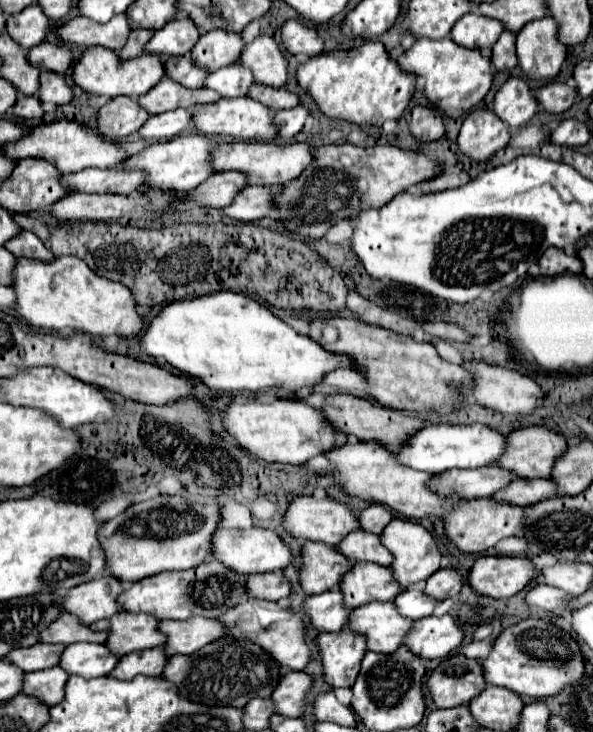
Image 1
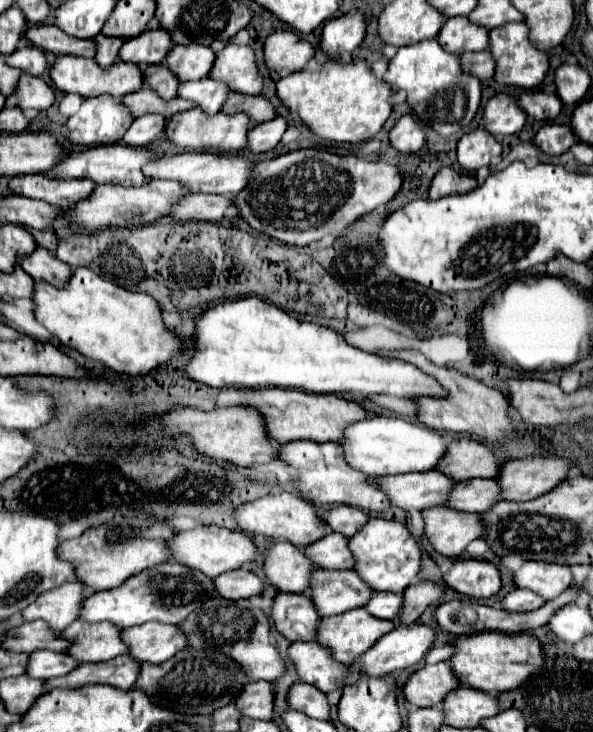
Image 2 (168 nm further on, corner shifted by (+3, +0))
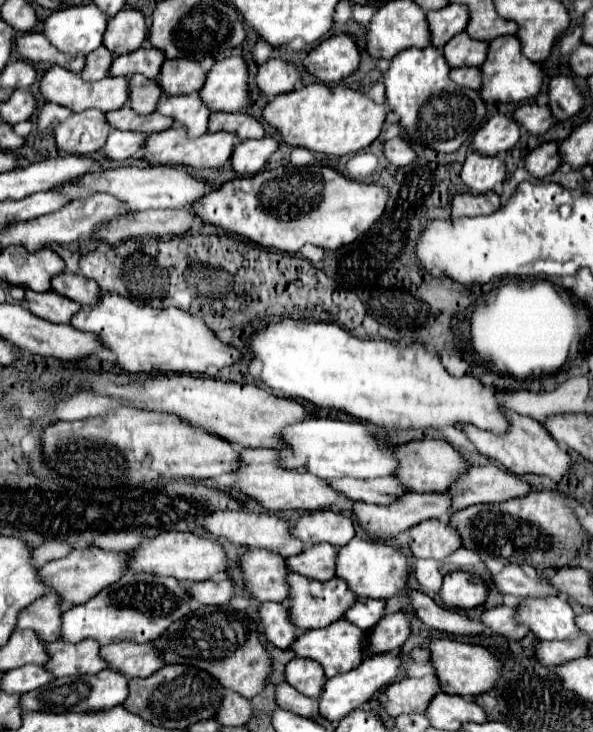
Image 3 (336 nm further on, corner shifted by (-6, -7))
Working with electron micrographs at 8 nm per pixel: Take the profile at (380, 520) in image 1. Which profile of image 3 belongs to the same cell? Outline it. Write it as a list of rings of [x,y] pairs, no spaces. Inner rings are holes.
[[[320,510],[314,514],[306,514],[300,520],[294,522],[294,534],[300,538],[306,546],[328,542],[336,548],[348,544],[356,536],[356,526],[352,518],[332,512],[332,510]]]

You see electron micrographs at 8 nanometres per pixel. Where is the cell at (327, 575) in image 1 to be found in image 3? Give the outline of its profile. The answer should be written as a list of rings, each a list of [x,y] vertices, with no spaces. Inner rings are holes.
[[[250,548],[242,558],[242,572],[244,572],[244,584],[250,590],[252,598],[260,602],[284,602],[290,594],[290,588],[286,586],[286,558],[280,554],[272,554],[272,550],[260,550]]]

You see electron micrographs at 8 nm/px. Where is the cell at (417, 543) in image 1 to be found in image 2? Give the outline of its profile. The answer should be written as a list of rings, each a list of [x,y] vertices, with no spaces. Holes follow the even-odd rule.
[[[369,519],[351,539],[349,551],[353,553],[353,571],[375,591],[401,593],[411,585],[421,569],[421,555],[415,539],[409,535],[405,525],[385,519]]]

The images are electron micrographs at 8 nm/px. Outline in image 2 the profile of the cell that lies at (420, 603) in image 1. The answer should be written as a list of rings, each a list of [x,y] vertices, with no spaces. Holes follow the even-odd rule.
[[[375,591],[365,605],[367,613],[375,615],[377,619],[393,619],[399,613],[399,607],[401,607],[401,595],[379,593],[379,591]]]

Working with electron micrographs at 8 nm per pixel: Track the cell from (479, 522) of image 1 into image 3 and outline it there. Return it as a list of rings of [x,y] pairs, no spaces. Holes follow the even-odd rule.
[[[424,520],[412,528],[410,550],[416,558],[444,560],[460,546],[460,534],[442,520]]]

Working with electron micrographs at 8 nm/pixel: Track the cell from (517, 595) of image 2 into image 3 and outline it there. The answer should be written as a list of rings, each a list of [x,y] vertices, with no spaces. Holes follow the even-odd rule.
[[[506,604],[496,606],[482,614],[482,622],[490,630],[494,630],[506,638],[512,638],[512,640],[524,638],[524,634],[528,634],[528,626],[516,626],[514,610],[516,610],[516,606],[506,606]]]

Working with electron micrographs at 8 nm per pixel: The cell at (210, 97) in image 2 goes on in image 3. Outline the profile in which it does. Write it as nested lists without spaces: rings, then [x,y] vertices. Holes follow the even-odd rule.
[[[184,94],[184,96],[164,96],[156,108],[160,114],[174,118],[176,126],[188,128],[188,136],[200,136],[208,130],[208,118],[212,110],[208,112],[208,106],[204,106],[204,100],[200,94]]]

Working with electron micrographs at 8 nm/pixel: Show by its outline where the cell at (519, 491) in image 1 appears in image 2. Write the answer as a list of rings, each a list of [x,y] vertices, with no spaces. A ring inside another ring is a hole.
[[[467,479],[467,481],[459,481],[455,483],[455,487],[451,489],[451,493],[447,495],[447,505],[449,509],[455,511],[463,511],[463,513],[479,513],[479,511],[487,511],[493,503],[497,503],[499,499],[499,485],[491,479]]]

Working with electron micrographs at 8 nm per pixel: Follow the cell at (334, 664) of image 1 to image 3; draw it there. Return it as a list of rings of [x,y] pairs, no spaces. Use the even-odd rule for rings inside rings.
[[[294,658],[286,666],[286,682],[290,686],[294,686],[298,692],[302,692],[310,698],[318,698],[324,682],[326,682],[324,668],[316,660]]]

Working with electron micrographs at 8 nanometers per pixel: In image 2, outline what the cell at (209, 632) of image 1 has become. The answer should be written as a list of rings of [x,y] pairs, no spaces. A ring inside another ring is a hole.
[[[143,623],[123,629],[121,641],[129,647],[129,657],[139,663],[163,663],[187,645],[177,625],[163,623]]]

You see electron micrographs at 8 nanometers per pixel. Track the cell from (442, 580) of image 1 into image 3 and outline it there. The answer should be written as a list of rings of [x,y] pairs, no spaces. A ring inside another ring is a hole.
[[[406,612],[386,614],[374,628],[368,632],[368,652],[392,652],[400,648],[410,636],[410,618]]]

